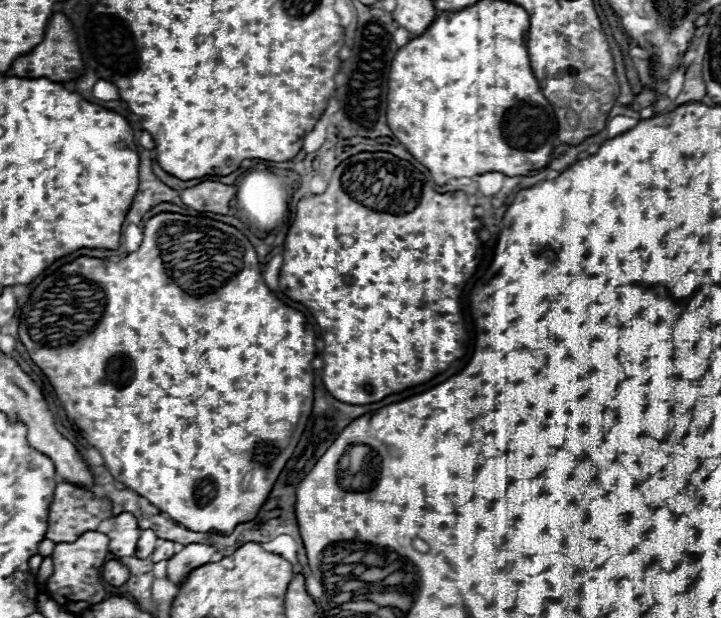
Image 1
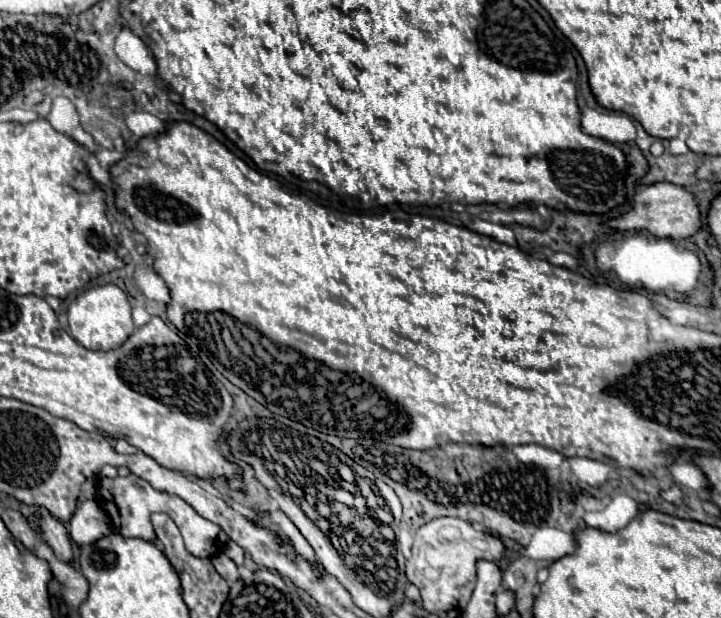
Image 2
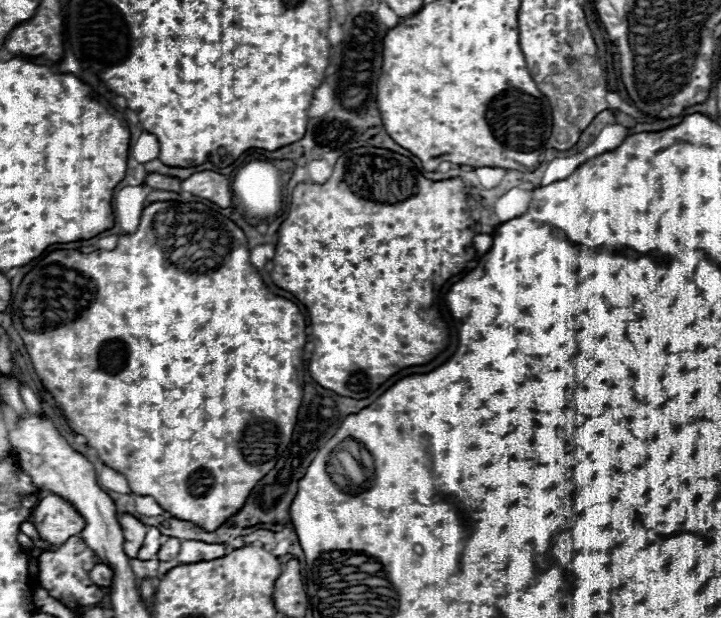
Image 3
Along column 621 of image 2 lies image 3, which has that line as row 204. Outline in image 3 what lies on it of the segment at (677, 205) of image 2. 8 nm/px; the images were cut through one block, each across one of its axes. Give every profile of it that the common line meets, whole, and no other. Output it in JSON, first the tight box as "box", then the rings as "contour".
{"box":[182,170,232,208],"contour":[[[212,170],[194,172],[186,180],[182,180],[182,190],[200,198],[208,198],[220,208],[228,208],[232,202],[230,180],[224,174],[218,174]]]}

